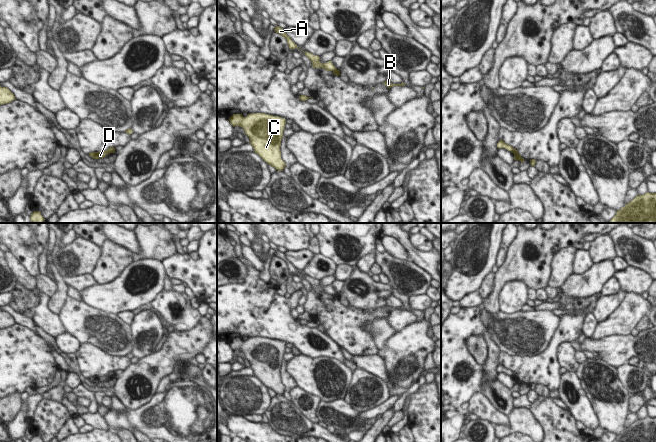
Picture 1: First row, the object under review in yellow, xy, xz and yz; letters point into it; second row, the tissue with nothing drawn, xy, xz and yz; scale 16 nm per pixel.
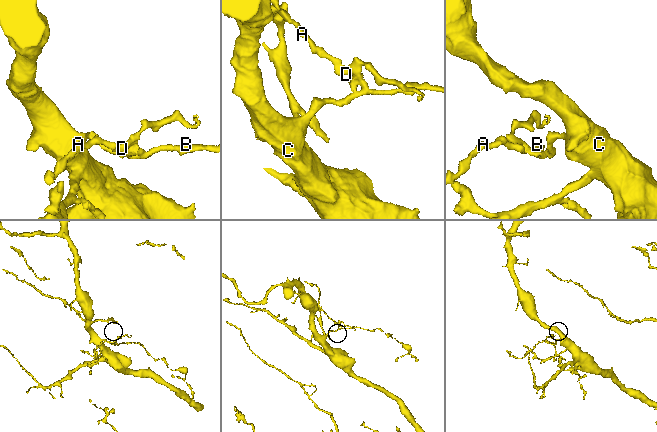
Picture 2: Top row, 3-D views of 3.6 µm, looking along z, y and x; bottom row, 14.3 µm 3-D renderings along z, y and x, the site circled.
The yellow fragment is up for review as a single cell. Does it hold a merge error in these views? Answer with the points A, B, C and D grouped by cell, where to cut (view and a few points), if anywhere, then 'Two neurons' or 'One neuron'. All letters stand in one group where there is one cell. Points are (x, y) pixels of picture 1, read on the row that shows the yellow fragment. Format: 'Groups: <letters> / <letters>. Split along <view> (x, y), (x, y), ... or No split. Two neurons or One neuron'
Groups: A D / B C. Split along yz (514, 149), (511, 151). Two neurons.

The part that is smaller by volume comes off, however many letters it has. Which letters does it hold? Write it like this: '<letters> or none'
A, D

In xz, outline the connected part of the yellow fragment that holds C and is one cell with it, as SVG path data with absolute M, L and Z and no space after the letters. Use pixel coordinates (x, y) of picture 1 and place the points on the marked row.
M251 113L246 117L233 114L230 124L240 126L250 139L254 152L276 170L283 171L286 163L281 158L280 146L286 119L264 113Z

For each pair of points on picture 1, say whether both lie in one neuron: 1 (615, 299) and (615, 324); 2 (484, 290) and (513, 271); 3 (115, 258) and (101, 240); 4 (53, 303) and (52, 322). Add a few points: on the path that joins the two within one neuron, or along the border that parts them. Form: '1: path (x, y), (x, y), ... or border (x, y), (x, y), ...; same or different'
1: border (632, 292), (628, 292), (624, 299), (598, 322); different
2: border (495, 273), (494, 290), (483, 301); different
3: path (112, 254), (105, 244); same
4: border (49, 297), (48, 308), (57, 315); different

